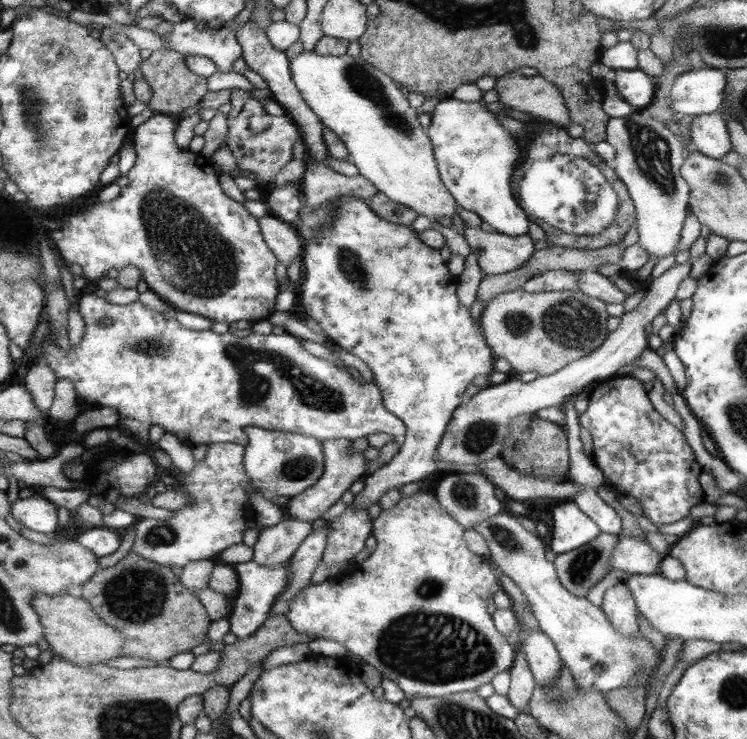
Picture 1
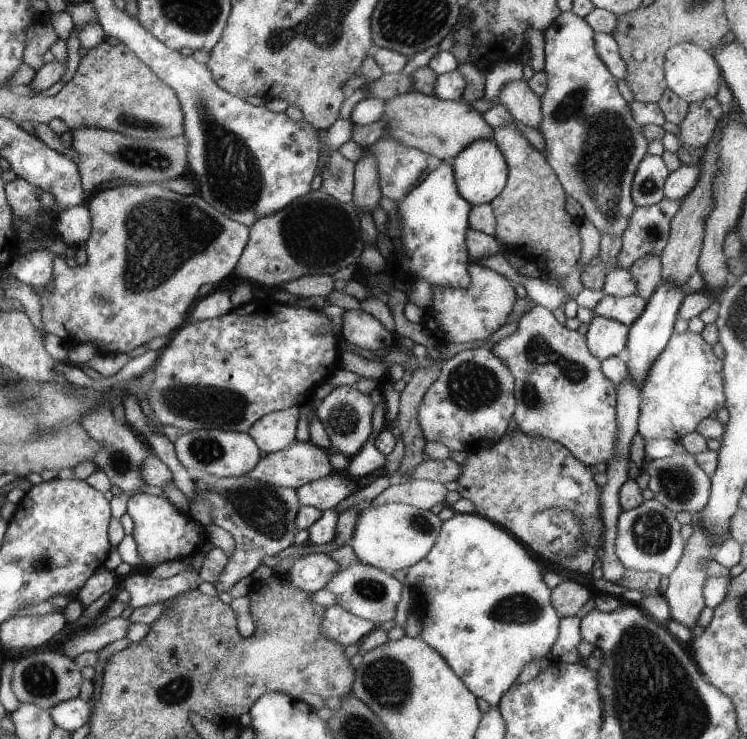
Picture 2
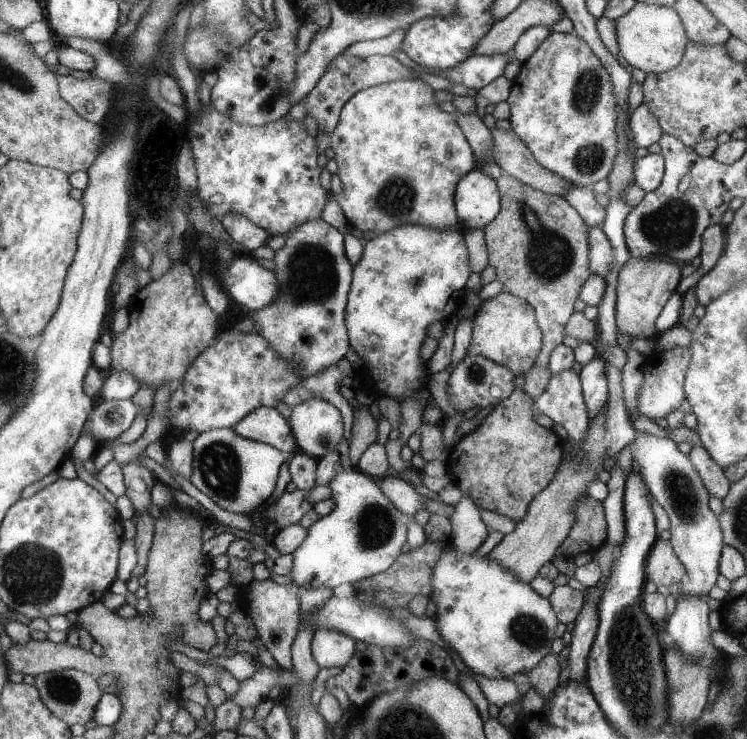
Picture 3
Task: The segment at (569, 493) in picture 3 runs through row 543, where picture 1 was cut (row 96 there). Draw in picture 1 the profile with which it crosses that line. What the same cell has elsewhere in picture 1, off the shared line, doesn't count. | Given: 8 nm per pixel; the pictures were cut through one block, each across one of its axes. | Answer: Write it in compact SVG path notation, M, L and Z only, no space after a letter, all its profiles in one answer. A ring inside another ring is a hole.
M516 70L507 72L503 76L495 77L495 91L497 91L498 102L515 111L528 113L529 115L553 123L559 127L565 127L570 122L570 114L562 94L555 85L547 82L547 79L537 76L524 76Z

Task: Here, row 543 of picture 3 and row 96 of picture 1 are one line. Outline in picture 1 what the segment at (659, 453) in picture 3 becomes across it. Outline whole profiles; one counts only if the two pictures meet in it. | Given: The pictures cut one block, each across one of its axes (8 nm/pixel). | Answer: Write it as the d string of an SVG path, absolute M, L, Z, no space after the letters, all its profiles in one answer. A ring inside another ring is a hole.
M705 67L683 72L673 81L670 104L677 116L718 113L726 88L725 71Z

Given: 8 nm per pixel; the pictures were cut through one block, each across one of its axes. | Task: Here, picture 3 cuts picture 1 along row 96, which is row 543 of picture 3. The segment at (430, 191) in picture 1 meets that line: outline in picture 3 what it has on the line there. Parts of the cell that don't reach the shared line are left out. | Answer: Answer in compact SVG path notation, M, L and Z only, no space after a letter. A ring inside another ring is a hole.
M351 468L347 472L339 472L327 482L331 490L331 499L335 502L335 508L325 517L320 517L307 528L307 537L302 545L293 553L291 570L288 577L299 588L329 588L333 590L341 584L355 583L375 574L384 572L395 558L401 555L401 546L406 542L405 522L409 515L403 515L393 508L393 504L379 490L376 480L361 473L357 468Z

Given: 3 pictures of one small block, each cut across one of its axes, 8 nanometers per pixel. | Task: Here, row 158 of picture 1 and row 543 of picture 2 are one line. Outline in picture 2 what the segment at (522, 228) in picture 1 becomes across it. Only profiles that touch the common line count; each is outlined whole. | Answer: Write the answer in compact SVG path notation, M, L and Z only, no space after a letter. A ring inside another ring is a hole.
M456 512L450 519L442 521L442 526L438 540L430 552L423 559L415 563L413 567L407 569L405 584L411 588L411 592L415 596L414 613L421 621L422 629L420 636L431 648L434 648L445 660L450 667L454 669L455 674L463 680L464 684L475 696L483 698L489 707L498 707L499 699L505 694L507 688L511 686L519 676L521 669L525 664L534 658L545 656L551 645L557 638L557 624L559 624L558 611L549 604L549 588L543 584L541 578L541 570L537 568L535 562L531 562L531 556L523 550L523 546L513 540L505 530L501 530L493 521L487 520L486 517L479 516L474 513L458 513Z

